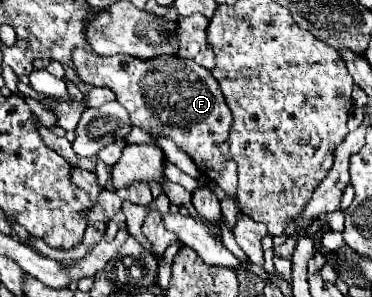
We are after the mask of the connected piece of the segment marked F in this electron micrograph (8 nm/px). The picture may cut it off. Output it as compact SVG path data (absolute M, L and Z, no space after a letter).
M76 50L74 66L82 82L110 88L118 102L128 110L132 124L144 132L164 136L176 142L180 150L192 156L198 170L216 182L228 198L236 192L236 162L230 158L228 134L232 112L218 86L218 80L194 60L178 56L160 56L148 62L120 56L98 56Z

